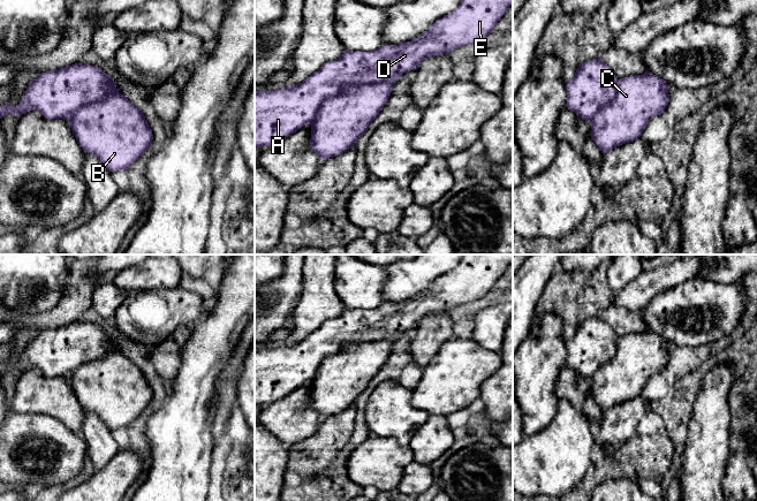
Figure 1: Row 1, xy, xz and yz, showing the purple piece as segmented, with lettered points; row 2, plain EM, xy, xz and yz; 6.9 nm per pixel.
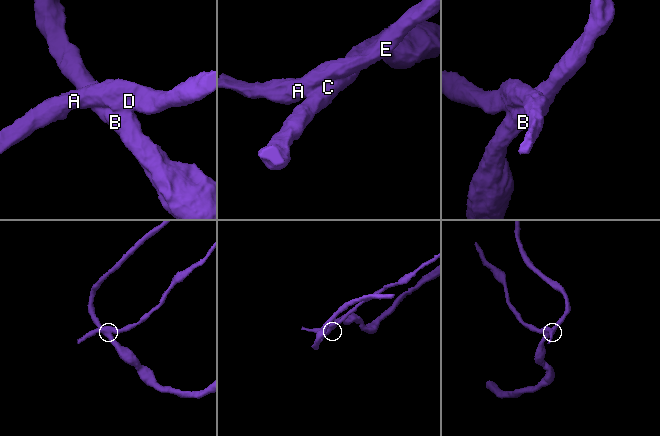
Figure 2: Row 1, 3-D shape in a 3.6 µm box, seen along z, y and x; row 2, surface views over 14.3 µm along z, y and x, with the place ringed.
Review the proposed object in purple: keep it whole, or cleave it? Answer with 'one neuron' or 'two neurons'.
two neurons

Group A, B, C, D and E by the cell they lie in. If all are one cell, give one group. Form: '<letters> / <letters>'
A D E / B C

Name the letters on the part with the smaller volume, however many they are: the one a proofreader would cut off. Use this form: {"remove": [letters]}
{"remove": ["A", "D", "E"]}

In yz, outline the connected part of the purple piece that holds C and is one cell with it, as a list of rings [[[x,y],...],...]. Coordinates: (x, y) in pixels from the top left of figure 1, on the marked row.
[[[649,71],[618,79],[614,100],[591,120],[590,136],[598,149],[605,154],[641,137],[648,122],[667,107],[668,88],[663,78]]]

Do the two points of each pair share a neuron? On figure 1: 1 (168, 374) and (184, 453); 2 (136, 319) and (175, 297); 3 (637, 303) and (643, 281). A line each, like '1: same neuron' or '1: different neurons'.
1: different neurons
2: same neuron
3: same neuron

